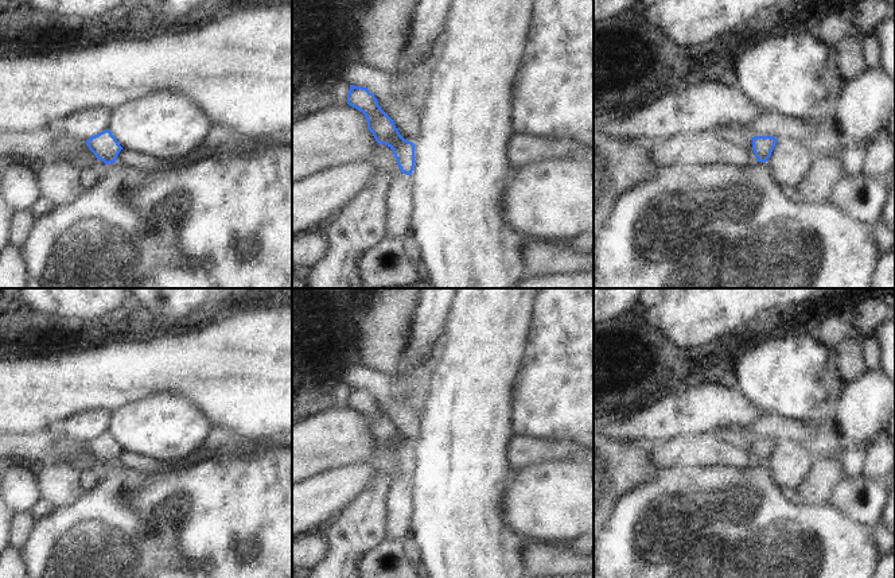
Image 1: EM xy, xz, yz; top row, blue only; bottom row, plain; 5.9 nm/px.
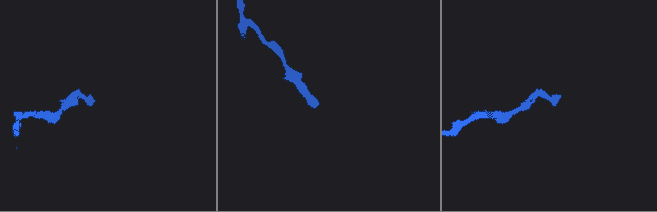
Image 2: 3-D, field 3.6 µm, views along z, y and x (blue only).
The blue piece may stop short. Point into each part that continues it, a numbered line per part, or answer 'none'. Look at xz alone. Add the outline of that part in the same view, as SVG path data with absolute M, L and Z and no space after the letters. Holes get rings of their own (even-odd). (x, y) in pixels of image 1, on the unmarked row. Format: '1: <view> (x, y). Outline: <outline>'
1: xz (400, 497). Outline: M400 474L386 494L386 539L404 543L410 538L413 516L413 486L410 478Z

